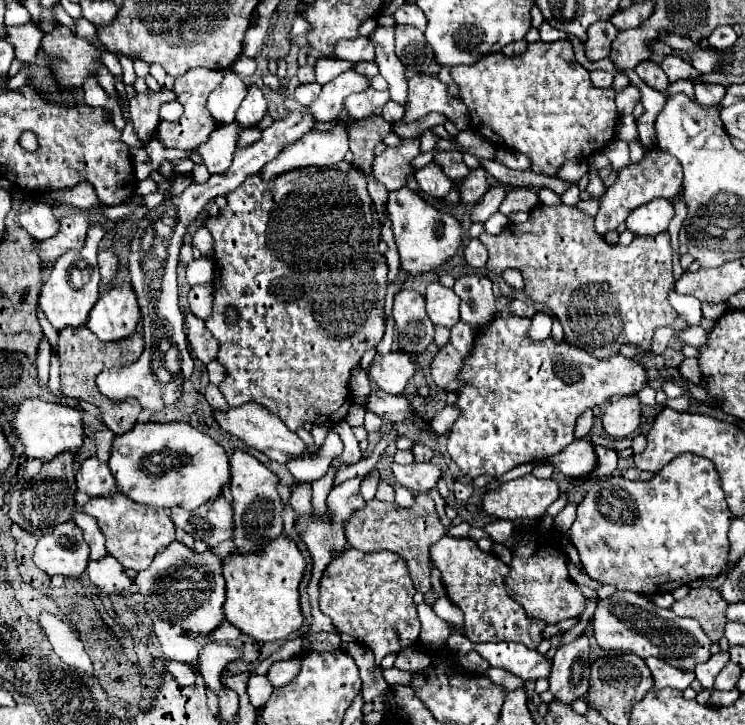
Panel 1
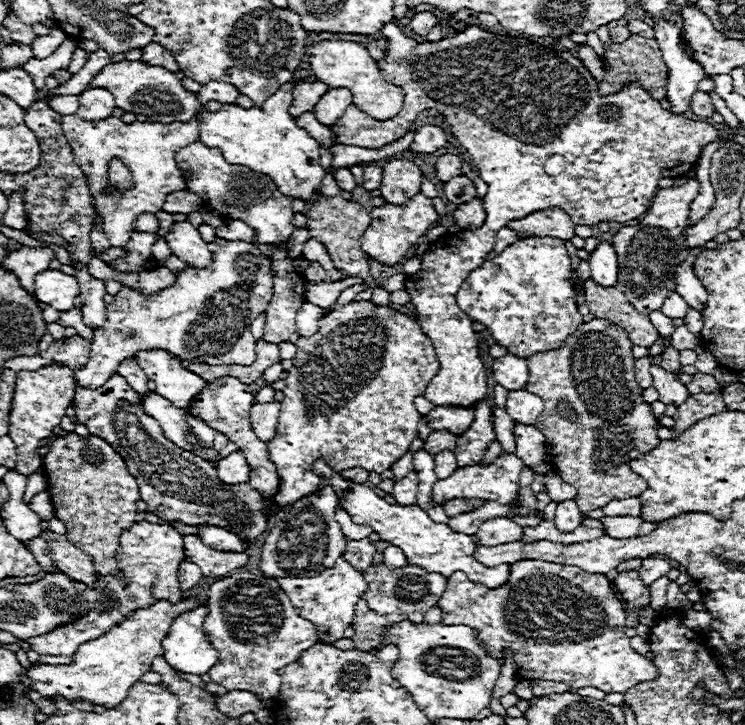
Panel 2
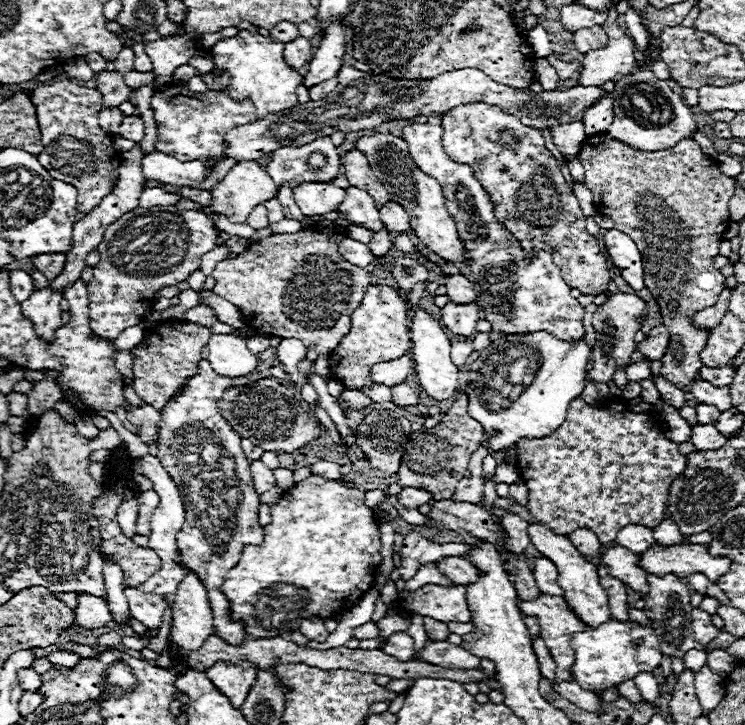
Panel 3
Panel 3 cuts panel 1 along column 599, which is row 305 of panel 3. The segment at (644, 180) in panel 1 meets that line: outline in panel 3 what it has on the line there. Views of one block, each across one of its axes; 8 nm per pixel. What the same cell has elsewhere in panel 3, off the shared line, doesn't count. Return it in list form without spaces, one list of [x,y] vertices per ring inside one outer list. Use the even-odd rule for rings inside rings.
[[[200,292],[200,304],[212,306],[216,310],[216,316],[218,316],[220,322],[224,322],[224,324],[228,324],[232,328],[244,328],[244,320],[242,320],[240,310],[234,304],[226,302],[224,298],[220,298],[220,296],[212,294],[212,292]]]

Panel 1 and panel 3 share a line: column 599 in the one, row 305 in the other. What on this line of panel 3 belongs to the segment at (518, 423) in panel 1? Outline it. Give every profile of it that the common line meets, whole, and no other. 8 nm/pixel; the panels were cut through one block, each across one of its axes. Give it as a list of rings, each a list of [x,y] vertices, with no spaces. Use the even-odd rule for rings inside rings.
[[[370,286],[360,306],[352,312],[350,332],[340,340],[330,356],[330,374],[342,380],[346,390],[372,388],[370,368],[378,362],[394,360],[410,350],[410,330],[406,324],[406,302],[390,286]]]

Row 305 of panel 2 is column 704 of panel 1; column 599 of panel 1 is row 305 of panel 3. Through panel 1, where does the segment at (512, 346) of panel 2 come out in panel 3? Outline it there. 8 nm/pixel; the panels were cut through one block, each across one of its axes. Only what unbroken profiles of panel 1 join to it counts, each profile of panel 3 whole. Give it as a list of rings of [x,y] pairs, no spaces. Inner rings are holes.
[[[412,122],[404,126],[402,138],[408,142],[410,156],[414,164],[428,176],[436,178],[444,192],[444,202],[452,212],[460,240],[472,256],[468,264],[472,282],[478,284],[480,296],[476,304],[482,308],[484,320],[492,322],[492,330],[500,330],[504,334],[524,334],[544,330],[560,340],[580,340],[584,338],[582,304],[572,298],[570,286],[562,278],[560,270],[552,264],[550,254],[544,250],[536,252],[536,260],[524,264],[524,252],[518,240],[514,240],[506,228],[494,218],[492,202],[486,196],[486,190],[474,178],[472,168],[468,164],[452,162],[442,148],[442,126],[418,124]]]

